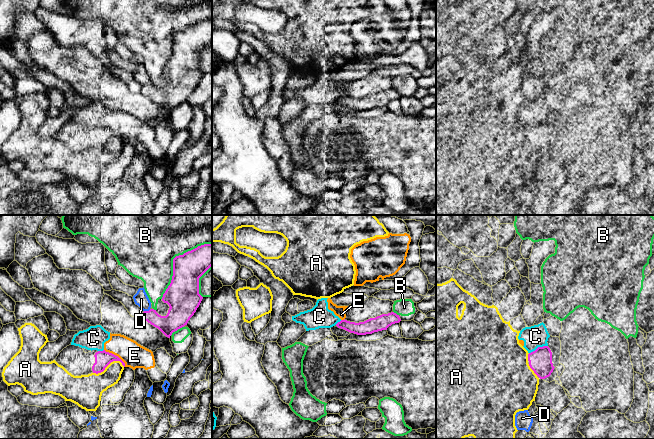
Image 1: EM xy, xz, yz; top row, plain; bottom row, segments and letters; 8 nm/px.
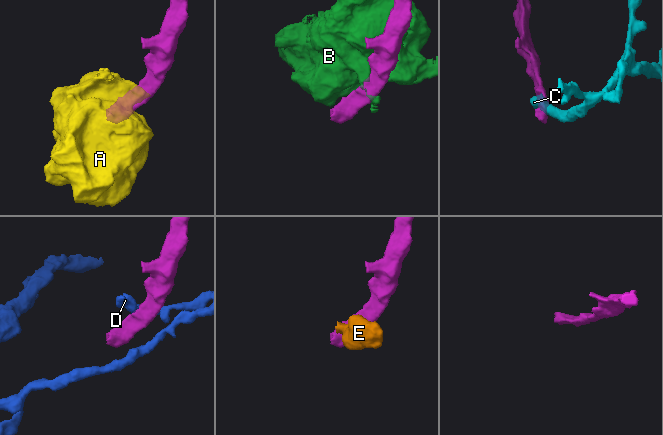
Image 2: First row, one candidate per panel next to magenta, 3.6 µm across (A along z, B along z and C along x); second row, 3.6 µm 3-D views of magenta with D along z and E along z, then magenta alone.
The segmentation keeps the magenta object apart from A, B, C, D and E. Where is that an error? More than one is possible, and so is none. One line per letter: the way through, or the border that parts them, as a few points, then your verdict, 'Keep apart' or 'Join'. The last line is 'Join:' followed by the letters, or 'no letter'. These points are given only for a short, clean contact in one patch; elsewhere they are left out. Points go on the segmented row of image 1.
A: Keep apart
B: Keep apart
C: Keep apart
D: Boundary: xy (150, 309), (144, 311). Keep apart
E: Boundary: xy (104, 349), (115, 354), (125, 366). Keep apart
Join: no letter

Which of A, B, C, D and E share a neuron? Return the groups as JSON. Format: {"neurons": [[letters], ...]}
{"neurons": [["A"], ["B"], ["C", "E"], ["D"]]}

